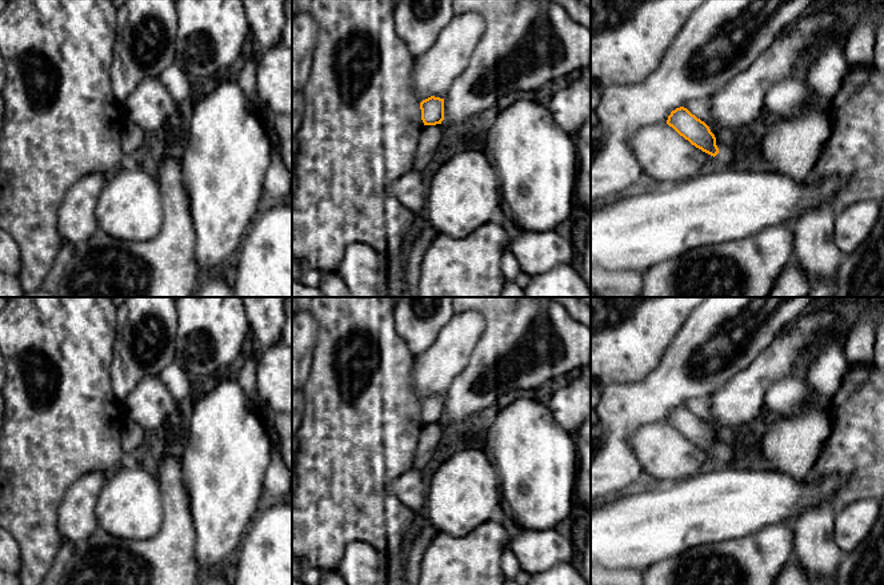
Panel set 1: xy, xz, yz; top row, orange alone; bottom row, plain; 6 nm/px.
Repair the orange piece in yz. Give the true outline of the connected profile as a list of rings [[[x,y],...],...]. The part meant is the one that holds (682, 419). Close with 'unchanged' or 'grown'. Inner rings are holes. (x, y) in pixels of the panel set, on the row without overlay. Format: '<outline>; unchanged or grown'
[[[680,405],[672,409],[667,422],[703,450],[713,456],[719,452],[716,436],[709,425],[692,413],[687,406]]]; unchanged

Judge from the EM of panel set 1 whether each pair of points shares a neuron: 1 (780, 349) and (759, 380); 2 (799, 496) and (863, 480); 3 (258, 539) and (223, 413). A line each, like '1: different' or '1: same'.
1: same
2: different
3: different

